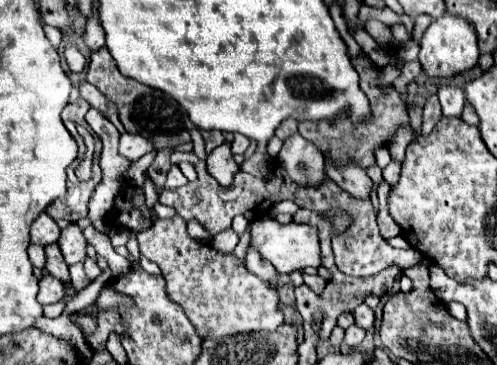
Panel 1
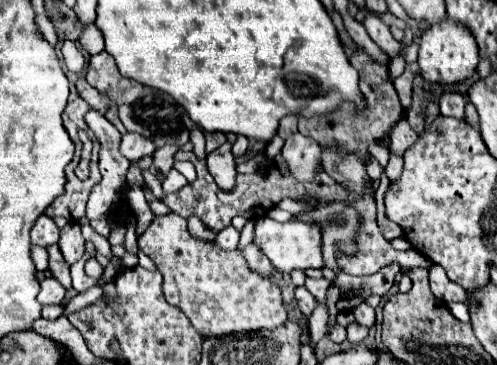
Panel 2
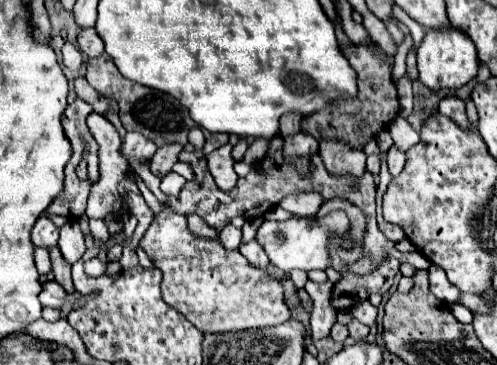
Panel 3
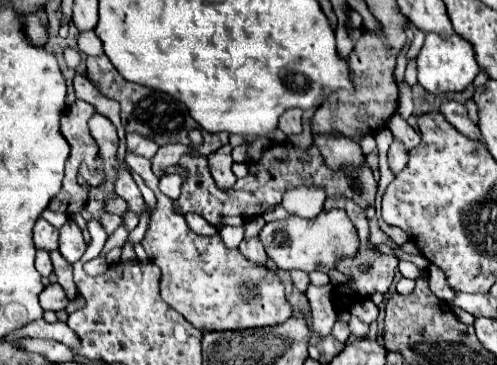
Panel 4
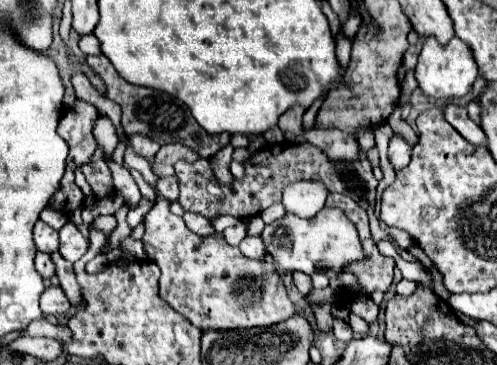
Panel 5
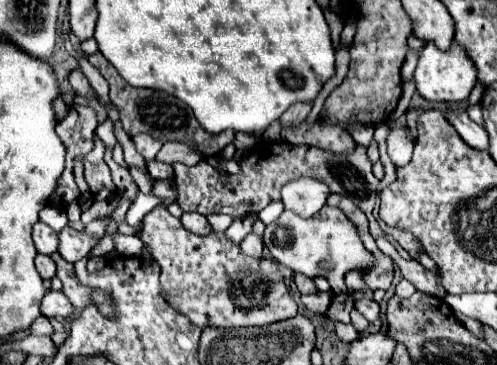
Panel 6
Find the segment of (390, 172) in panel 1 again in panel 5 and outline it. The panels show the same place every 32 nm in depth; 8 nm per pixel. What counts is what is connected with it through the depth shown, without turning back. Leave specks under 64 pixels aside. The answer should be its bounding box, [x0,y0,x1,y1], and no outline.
[388,136,412,172]

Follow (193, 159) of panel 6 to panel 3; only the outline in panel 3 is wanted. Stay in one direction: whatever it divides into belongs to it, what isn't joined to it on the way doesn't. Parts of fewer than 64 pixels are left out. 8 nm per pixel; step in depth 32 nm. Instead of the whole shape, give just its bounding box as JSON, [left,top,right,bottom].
[150,144,182,178]

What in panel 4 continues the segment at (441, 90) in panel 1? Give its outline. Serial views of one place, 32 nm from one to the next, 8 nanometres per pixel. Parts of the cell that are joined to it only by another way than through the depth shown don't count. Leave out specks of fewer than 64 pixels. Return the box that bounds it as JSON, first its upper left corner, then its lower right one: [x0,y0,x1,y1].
[440,100,480,140]

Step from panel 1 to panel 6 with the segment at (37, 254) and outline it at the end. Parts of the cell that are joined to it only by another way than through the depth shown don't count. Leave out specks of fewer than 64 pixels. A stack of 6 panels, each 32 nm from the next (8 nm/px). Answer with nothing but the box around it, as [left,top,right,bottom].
[36,254,56,278]

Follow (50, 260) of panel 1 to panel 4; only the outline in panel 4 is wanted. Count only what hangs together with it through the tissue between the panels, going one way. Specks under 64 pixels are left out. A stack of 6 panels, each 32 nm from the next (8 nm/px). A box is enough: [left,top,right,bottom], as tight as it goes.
[50,250,78,298]

